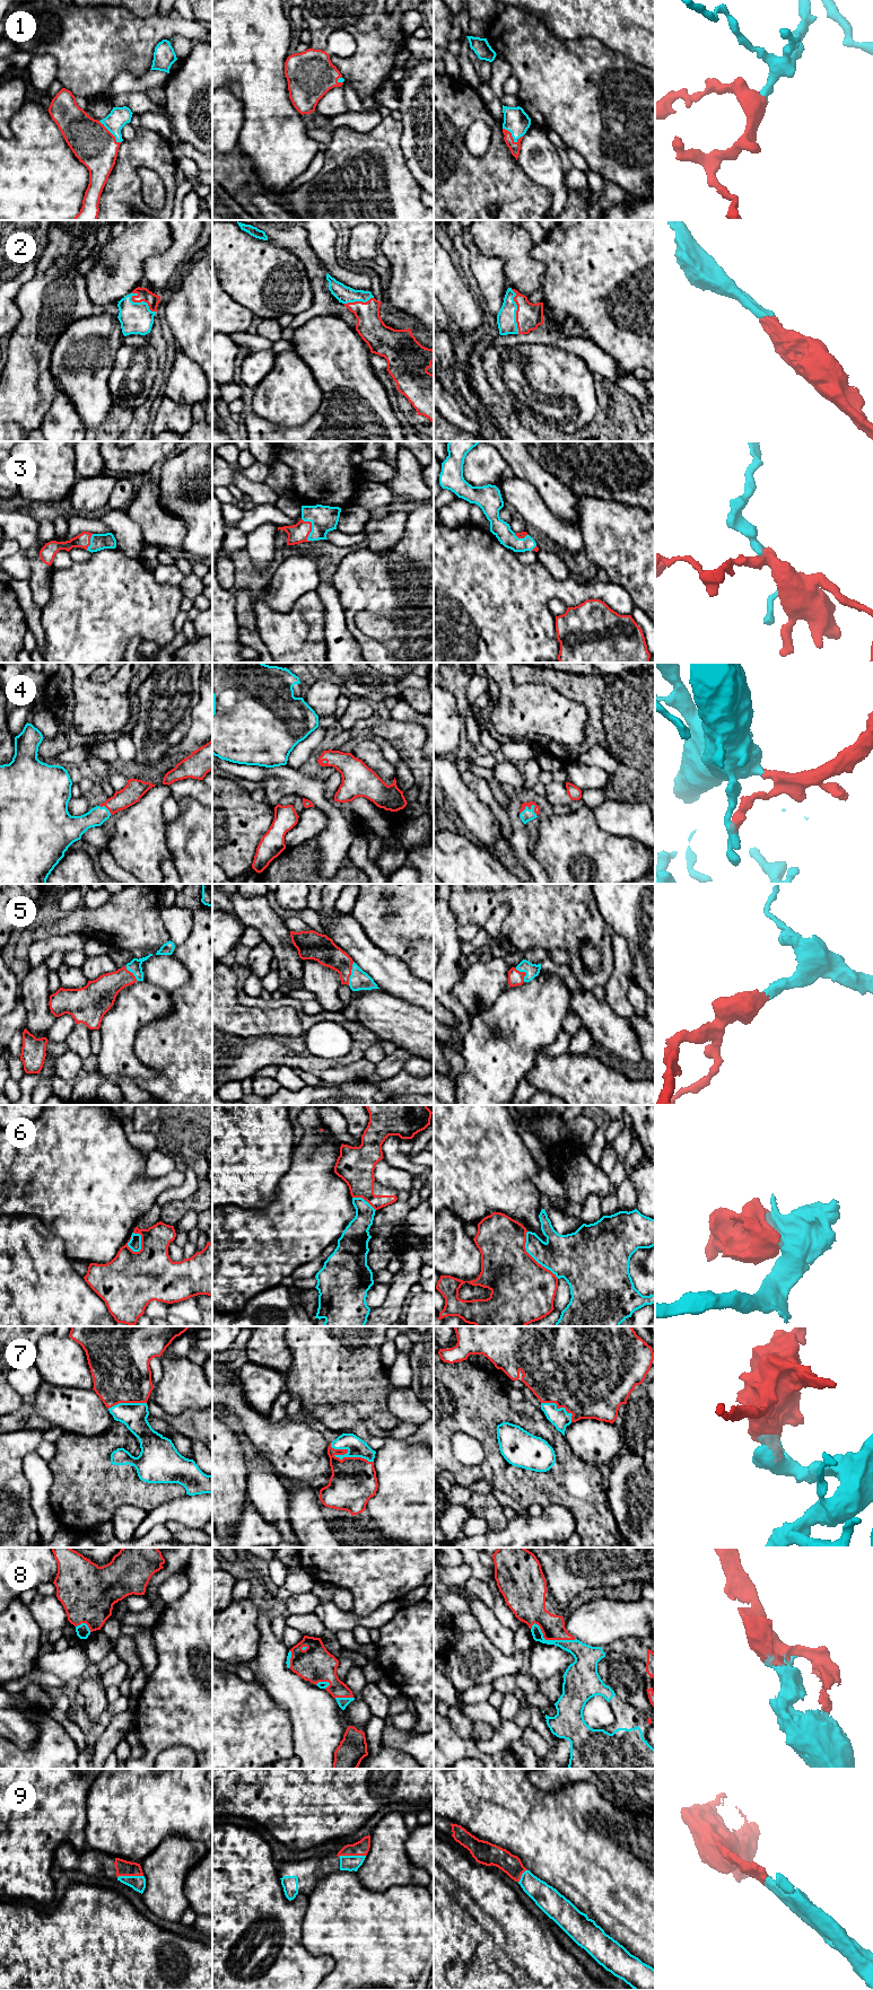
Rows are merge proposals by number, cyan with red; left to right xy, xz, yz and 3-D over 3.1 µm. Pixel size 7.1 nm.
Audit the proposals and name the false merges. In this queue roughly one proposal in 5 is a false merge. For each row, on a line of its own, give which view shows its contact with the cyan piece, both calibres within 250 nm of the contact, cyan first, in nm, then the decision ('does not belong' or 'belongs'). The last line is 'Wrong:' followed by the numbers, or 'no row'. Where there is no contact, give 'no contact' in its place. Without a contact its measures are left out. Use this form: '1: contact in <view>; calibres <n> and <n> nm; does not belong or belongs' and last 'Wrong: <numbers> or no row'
1: contact in yz; calibres 180 and 80 nm; belongs
2: contact in yz; calibres 140 and 190 nm; belongs
3: contact in xz; calibres 190 and 140 nm; belongs
4: contact in yz; calibres 90 and 50 nm; belongs
5: contact in xz; calibres 140 and 180 nm; belongs
6: contact in yz; calibres 320 and 440 nm; does not belong
7: contact in xz; calibres 130 and 320 nm; belongs
8: contact in yz; calibres 140 and 180 nm; belongs
9: contact in xz; calibres 110 and 110 nm; belongs
Wrong: 6

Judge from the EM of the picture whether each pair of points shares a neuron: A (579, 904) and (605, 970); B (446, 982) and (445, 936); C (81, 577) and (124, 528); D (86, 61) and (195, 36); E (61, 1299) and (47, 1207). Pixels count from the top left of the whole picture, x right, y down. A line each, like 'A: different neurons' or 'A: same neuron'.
A: same neuron
B: same neuron
C: different neurons
D: same neuron
E: different neurons

